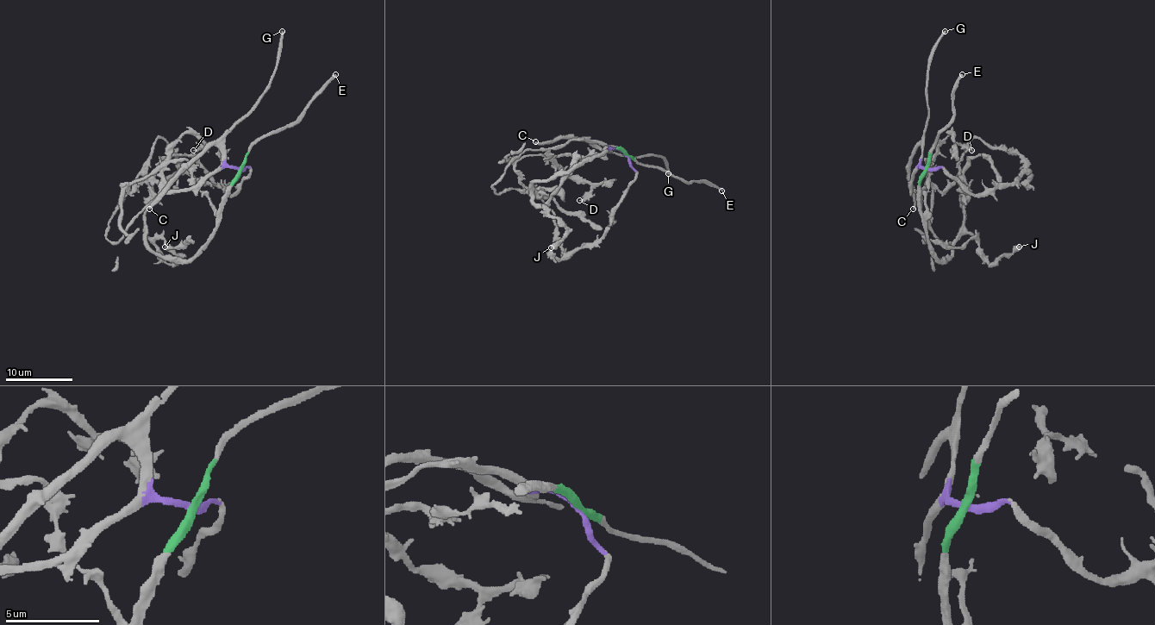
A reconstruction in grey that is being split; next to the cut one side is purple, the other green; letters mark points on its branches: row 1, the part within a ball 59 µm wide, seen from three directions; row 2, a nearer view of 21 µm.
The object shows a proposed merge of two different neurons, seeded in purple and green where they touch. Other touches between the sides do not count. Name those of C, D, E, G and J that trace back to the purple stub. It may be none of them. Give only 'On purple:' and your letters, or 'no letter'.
On purple: C, D, G

